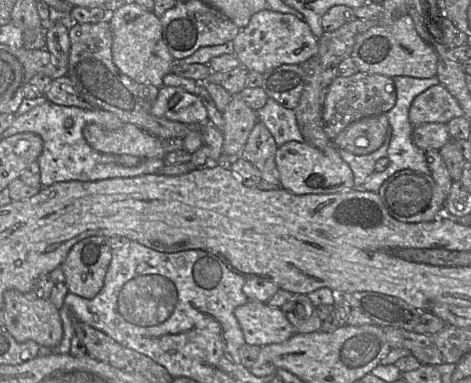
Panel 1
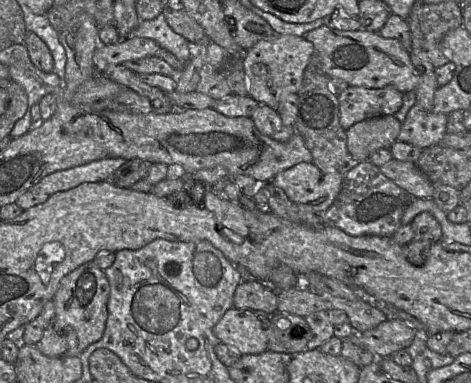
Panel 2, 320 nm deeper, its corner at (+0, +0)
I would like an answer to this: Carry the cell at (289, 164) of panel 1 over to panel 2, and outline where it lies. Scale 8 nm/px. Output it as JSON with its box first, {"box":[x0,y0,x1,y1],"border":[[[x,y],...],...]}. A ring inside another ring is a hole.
{"box":[270,162,343,214],"border":[[[302,162],[279,172],[270,182],[281,188],[291,201],[321,214],[339,195],[343,178],[338,171],[325,171],[312,162]]]}

